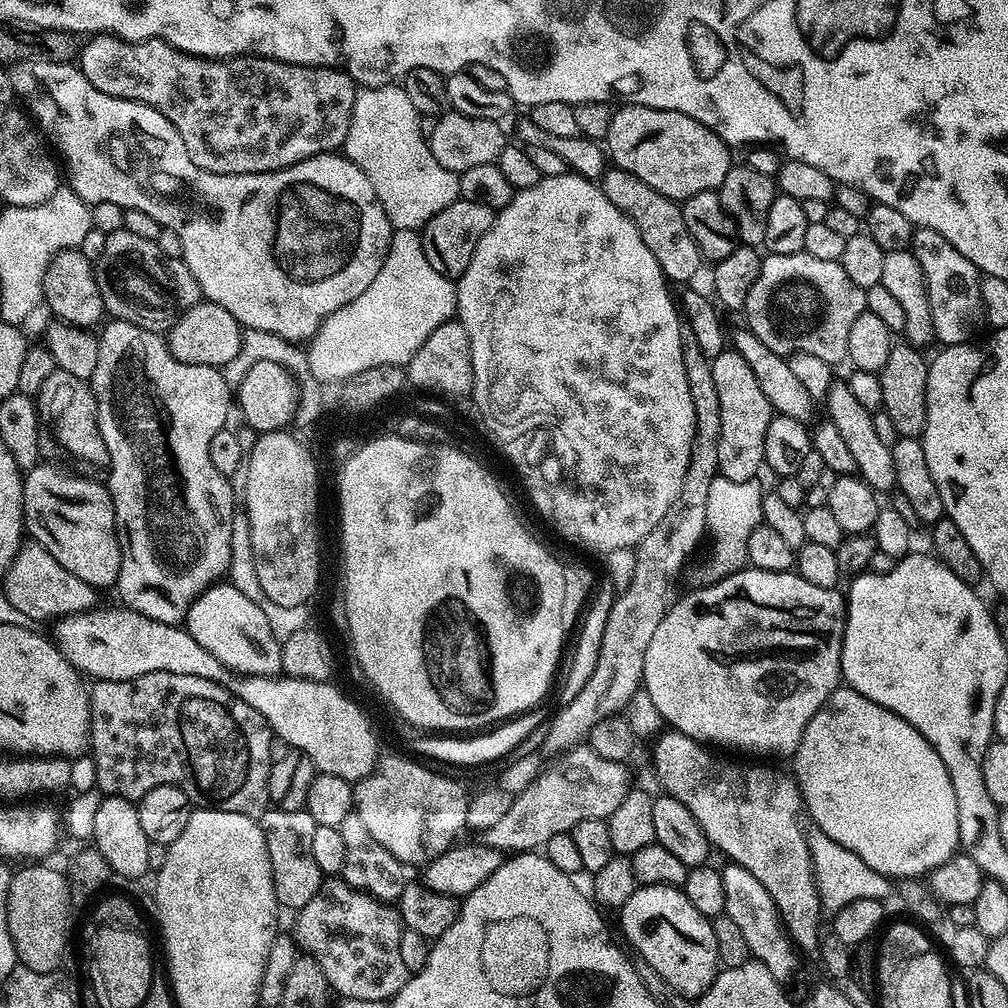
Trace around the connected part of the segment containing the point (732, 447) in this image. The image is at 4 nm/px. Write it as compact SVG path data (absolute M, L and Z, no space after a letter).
M734 350L711 357L714 386L718 389L718 402L722 406L722 434L718 438L718 466L720 475L730 478L730 482L746 482L757 479L760 468L765 467L764 447L766 446L766 426L770 426L773 410L754 378L754 370L746 363L746 358Z

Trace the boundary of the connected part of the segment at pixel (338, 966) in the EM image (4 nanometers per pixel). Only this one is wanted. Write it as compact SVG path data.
M328 882L318 894L314 894L314 898L310 898L310 902L306 902L306 906L299 908L295 916L294 939L297 945L320 961L329 985L335 991L337 988L344 1000L370 998L388 1002L398 994L398 990L402 990L402 986L406 986L410 973L402 963L402 954L398 954L402 921L395 907L373 900L343 882Z

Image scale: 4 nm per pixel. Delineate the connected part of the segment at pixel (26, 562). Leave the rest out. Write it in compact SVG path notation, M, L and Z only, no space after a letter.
M28 542L20 549L12 569L3 577L2 590L10 598L22 614L34 618L37 622L55 622L67 616L74 616L79 612L90 612L97 607L97 589L92 588L86 582L82 582L75 574L70 574L54 554L50 554L45 548L35 542Z

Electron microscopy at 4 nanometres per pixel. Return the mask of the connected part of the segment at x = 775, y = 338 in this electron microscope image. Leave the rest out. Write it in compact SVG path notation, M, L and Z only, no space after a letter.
M795 252L794 254L778 254L777 256L768 254L761 259L760 273L754 282L754 286L750 286L750 295L746 297L746 306L742 310L742 316L745 316L746 326L757 336L765 346L770 346L770 350L774 350L774 354L779 356L813 356L814 358L822 358L822 362L833 366L839 365L839 360L843 361L848 355L848 343L850 342L850 325L853 324L854 318L858 318L858 314L865 312L864 306L865 289L854 286L854 282L850 282L850 277L846 274L846 270L842 270L842 266L838 260L834 262L822 262L822 258L814 258L809 252Z

